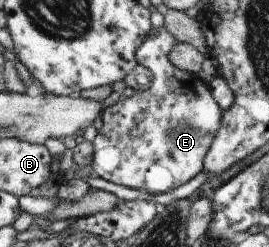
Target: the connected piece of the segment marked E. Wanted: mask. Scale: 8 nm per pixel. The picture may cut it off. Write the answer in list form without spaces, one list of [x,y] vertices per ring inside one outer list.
[[[160,26],[149,33],[137,50],[138,63],[151,69],[154,82],[146,92],[135,92],[130,98],[122,99],[104,109],[101,115],[102,126],[93,140],[92,166],[95,176],[131,189],[159,194],[185,185],[204,171],[205,158],[221,129],[224,111],[215,101],[208,83],[197,76],[197,73],[179,69],[172,62],[170,55],[178,43],[178,39],[165,26]]]

